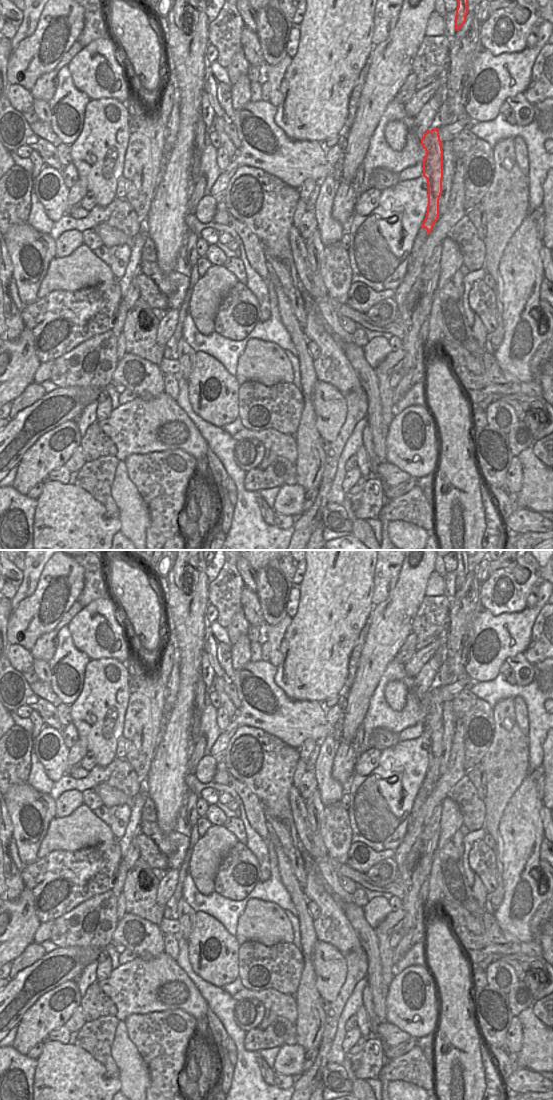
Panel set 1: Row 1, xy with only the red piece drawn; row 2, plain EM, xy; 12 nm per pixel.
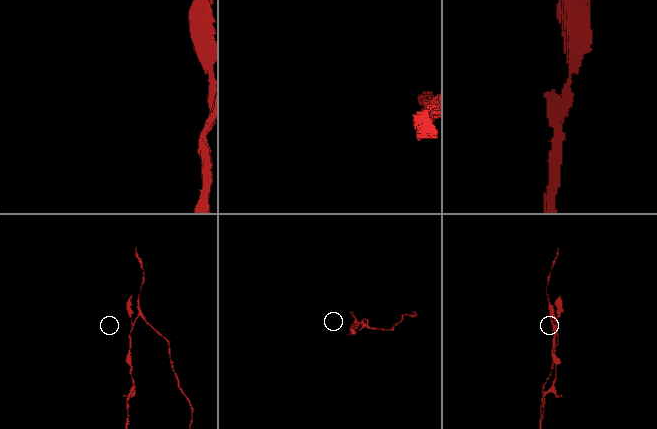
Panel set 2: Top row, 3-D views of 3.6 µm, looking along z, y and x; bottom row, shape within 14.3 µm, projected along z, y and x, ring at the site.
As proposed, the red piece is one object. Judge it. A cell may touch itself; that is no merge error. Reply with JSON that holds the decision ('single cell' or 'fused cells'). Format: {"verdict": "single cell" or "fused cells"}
{"verdict": "fused cells"}

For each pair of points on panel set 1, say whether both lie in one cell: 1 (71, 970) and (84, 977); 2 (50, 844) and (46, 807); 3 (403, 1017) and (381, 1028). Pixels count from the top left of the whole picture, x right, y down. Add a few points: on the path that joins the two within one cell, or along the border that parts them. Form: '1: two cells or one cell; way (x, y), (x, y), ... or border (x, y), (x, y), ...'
1: two cells; border (96, 959), (83, 969), (76, 980)
2: two cells; border (56, 817), (50, 821), (47, 832), (39, 846)
3: two cells; border (386, 1021), (396, 1025), (410, 1036)

